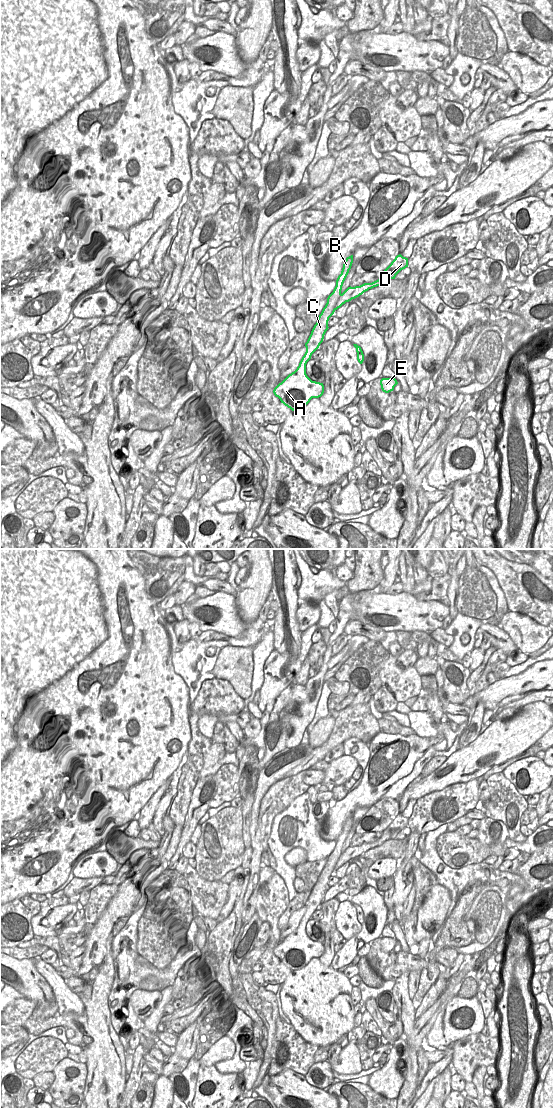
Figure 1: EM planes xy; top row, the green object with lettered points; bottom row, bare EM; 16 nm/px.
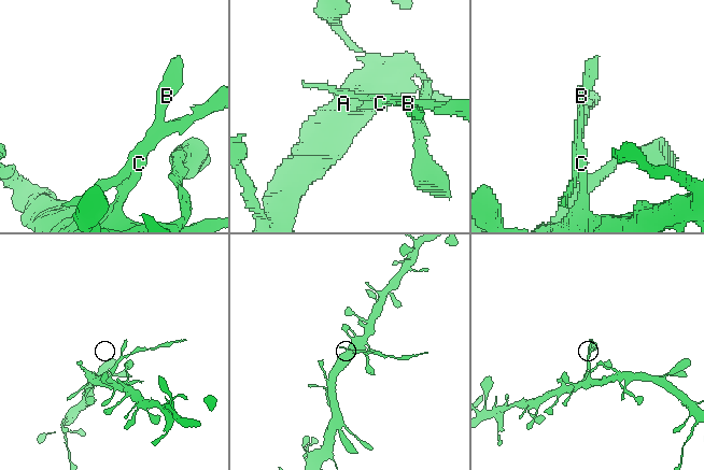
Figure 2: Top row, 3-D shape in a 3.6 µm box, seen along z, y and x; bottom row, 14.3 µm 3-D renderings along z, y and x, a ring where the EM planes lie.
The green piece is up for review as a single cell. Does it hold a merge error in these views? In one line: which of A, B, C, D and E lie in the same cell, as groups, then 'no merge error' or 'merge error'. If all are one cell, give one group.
A B C E / D | merge error

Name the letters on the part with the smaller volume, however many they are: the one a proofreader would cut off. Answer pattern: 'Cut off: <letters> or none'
Cut off: D

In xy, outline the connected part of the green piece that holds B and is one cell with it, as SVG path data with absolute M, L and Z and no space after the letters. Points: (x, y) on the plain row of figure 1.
M353 815L346 818L341 834L336 840L333 852L328 856L327 863L321 872L321 877L317 879L311 894L305 903L306 912L302 917L297 929L289 934L273 950L285 966L292 971L305 967L312 958L319 958L324 953L323 943L312 941L306 934L306 924L311 919L312 914L323 902L324 895L328 890L329 878L334 874L335 866L341 856L343 843L351 829Z

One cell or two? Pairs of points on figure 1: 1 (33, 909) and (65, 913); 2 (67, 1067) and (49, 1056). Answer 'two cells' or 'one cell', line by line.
1: two cells
2: two cells

